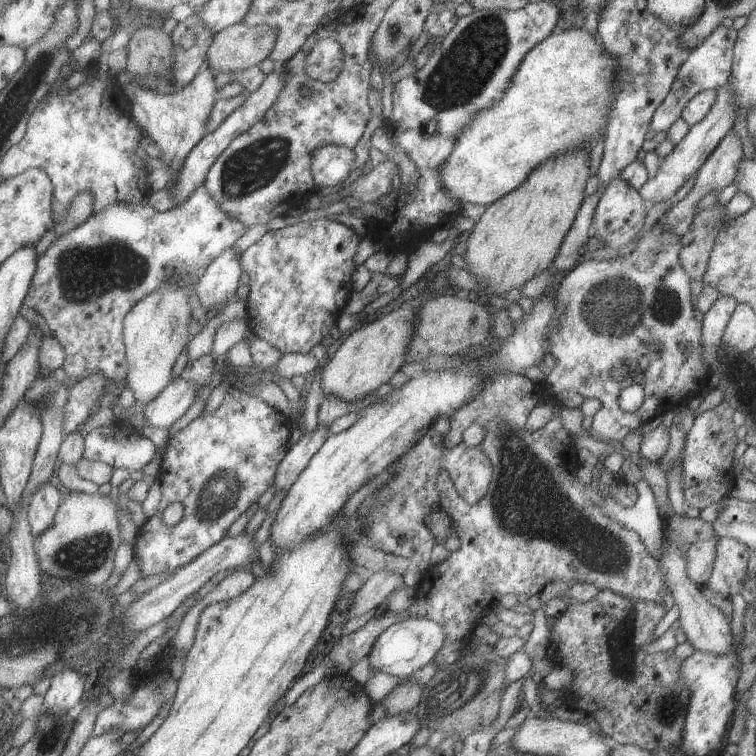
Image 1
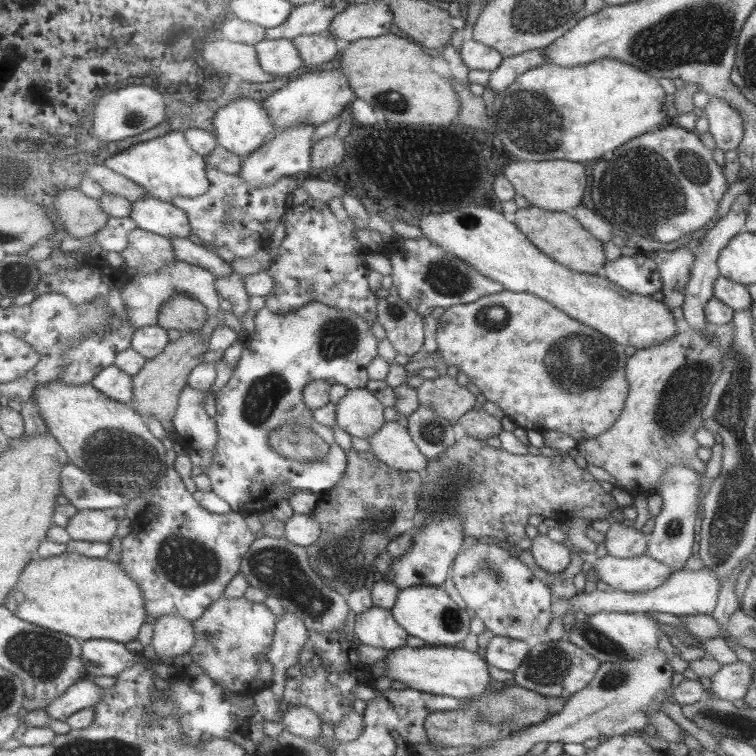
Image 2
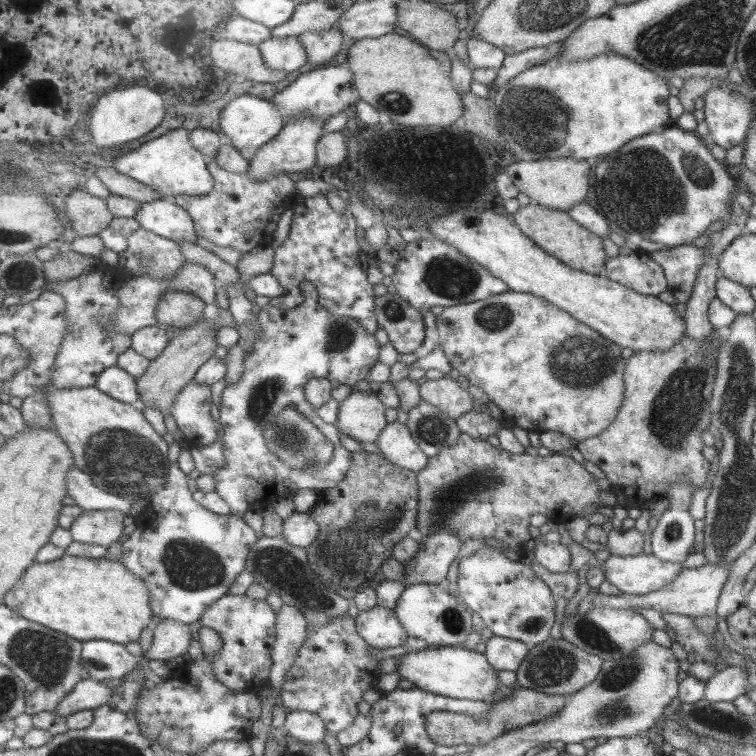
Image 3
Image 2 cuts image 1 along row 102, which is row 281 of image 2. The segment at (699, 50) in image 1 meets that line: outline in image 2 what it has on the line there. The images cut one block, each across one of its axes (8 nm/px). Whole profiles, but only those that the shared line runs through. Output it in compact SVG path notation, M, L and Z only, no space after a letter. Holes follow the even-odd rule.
M684 247L671 251L655 249L645 253L655 261L661 279L662 303L669 310L677 308L683 302L683 289L689 276L694 254Z

